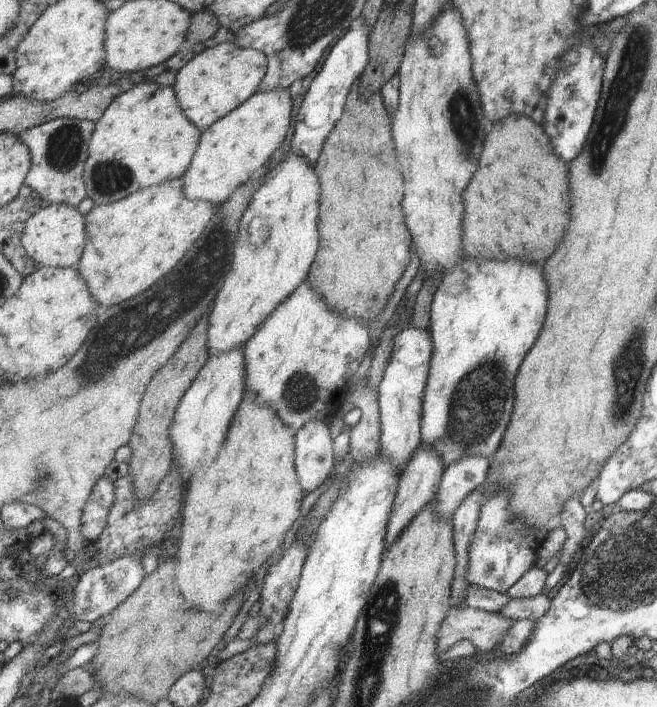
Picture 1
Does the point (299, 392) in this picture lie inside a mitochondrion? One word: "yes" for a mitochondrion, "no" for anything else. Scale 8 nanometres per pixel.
yes

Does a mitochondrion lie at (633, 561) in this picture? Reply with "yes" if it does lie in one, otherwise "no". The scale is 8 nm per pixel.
yes

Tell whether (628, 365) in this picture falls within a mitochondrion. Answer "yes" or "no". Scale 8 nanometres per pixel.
yes

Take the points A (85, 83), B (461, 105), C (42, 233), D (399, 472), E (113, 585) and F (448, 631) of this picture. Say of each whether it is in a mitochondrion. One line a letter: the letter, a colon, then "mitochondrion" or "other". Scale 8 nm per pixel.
A: other
B: mitochondrion
C: other
D: other
E: mitochondrion
F: other

